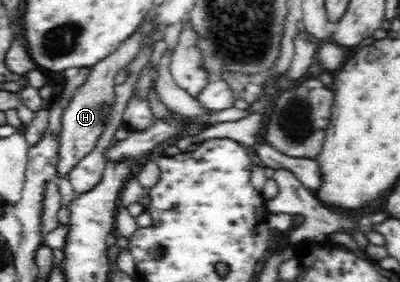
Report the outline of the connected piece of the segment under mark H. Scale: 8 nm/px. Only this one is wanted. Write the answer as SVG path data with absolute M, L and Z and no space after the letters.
M140 29L134 34L133 38L127 39L120 47L118 47L109 57L104 58L96 65L90 67L90 74L86 78L86 82L78 88L74 88L68 104L64 106L62 112L62 132L60 132L59 148L58 148L58 176L68 175L73 166L76 166L85 156L88 156L100 142L102 134L106 132L109 123L109 115L116 102L116 94L114 88L114 76L118 71L128 65L140 50L140 38L142 38Z

